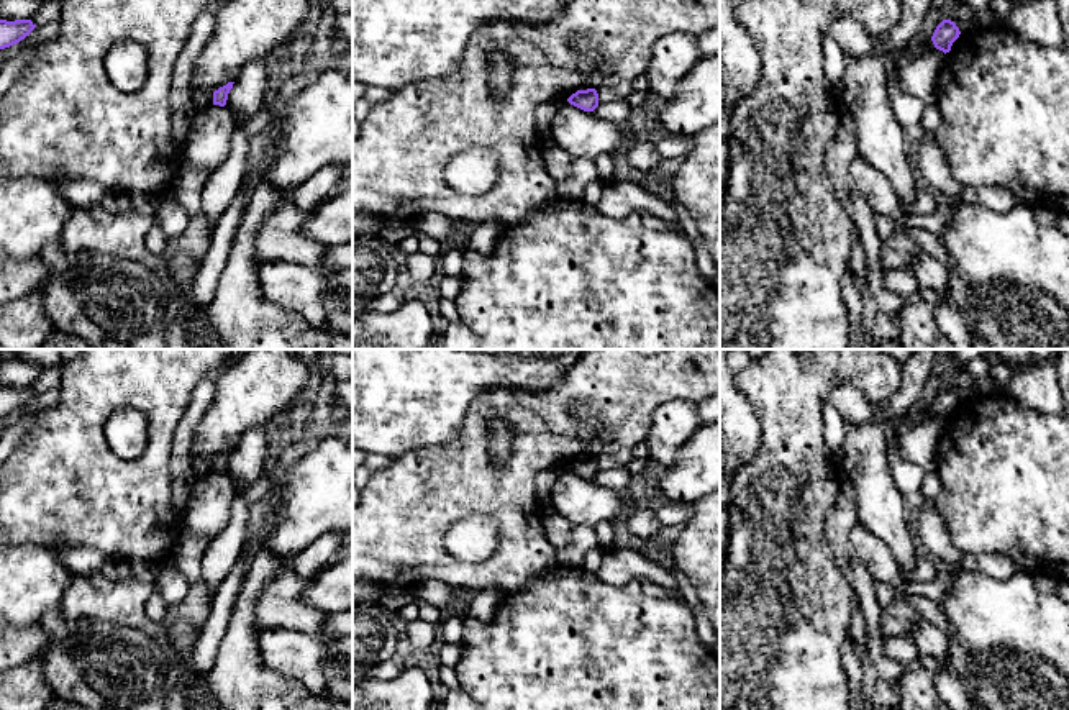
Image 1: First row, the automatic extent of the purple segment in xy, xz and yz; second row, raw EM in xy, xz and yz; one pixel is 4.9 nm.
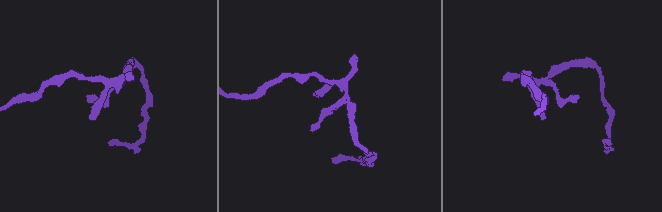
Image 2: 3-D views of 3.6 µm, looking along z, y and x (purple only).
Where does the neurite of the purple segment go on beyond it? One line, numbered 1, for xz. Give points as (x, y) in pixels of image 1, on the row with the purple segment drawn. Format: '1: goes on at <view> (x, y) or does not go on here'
1: does not go on here

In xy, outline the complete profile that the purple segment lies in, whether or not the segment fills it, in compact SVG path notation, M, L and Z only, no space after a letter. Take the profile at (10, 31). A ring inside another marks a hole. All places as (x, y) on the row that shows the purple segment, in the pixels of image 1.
M0 20L0 49L10 48L25 39L36 25L31 20Z

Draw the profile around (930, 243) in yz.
M903 226L902 231L907 236L910 236L912 239L915 239L920 244L923 253L931 254L941 264L944 264L946 267L951 267L951 259L949 259L948 249L944 246L943 239L939 238L939 234L935 234L935 233L925 231L925 230L918 230L918 228L912 228L912 226Z

